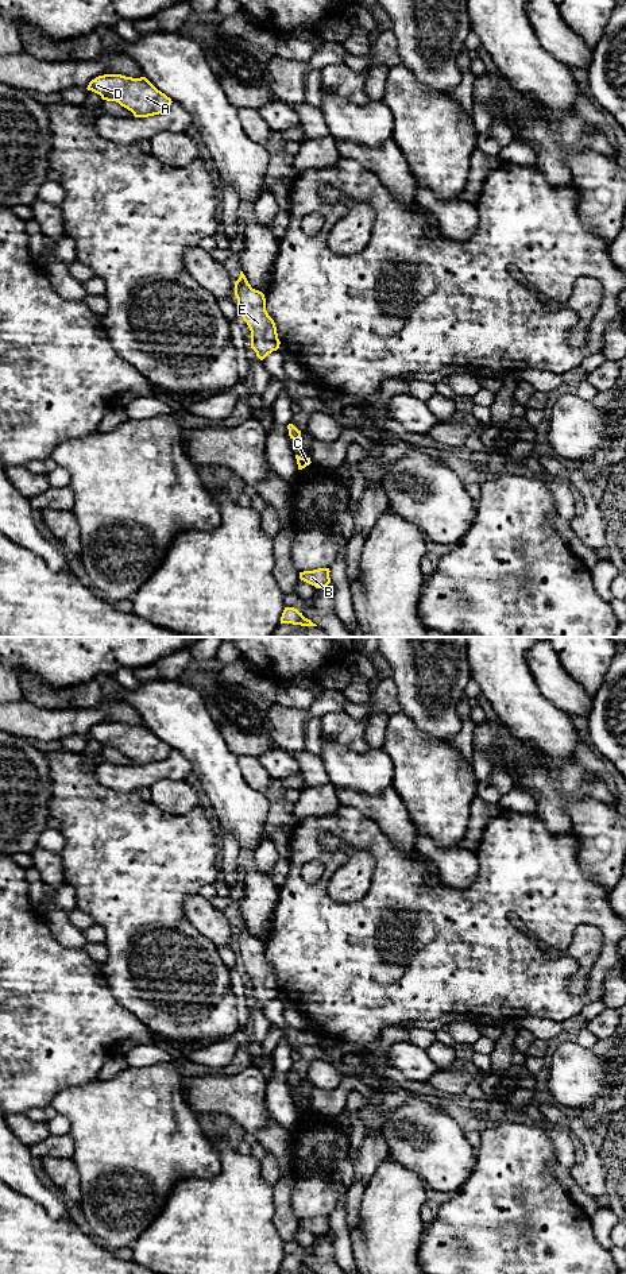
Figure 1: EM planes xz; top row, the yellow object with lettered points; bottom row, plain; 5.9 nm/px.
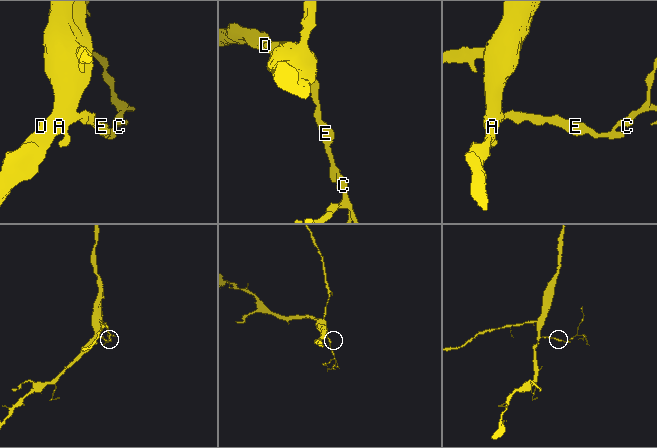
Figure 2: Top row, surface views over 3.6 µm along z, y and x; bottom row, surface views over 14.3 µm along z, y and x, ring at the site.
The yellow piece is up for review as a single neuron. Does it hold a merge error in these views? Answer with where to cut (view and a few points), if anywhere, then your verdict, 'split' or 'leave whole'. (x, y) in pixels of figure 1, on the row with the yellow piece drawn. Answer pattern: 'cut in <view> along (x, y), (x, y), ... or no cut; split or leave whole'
no cut; leave whole

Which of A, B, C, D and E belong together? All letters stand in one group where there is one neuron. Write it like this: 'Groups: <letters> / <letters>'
Groups: A B C D E

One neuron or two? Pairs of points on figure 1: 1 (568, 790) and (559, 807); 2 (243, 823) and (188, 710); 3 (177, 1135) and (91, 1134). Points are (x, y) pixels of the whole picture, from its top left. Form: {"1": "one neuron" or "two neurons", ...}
{"1": "one neuron", "2": "one neuron", "3": "one neuron"}

